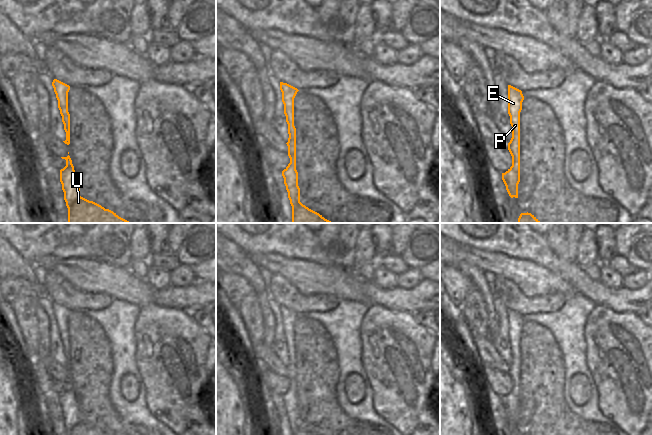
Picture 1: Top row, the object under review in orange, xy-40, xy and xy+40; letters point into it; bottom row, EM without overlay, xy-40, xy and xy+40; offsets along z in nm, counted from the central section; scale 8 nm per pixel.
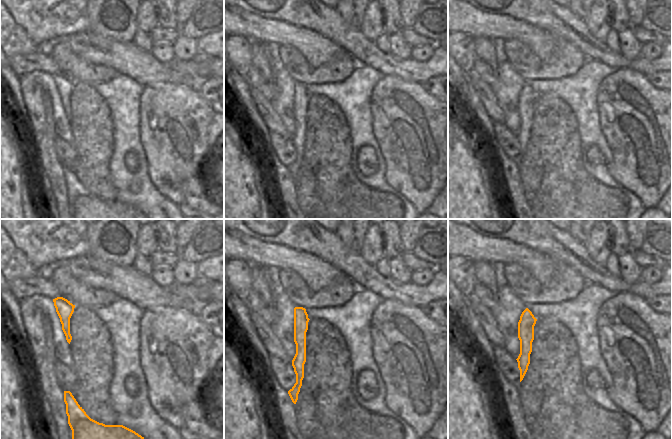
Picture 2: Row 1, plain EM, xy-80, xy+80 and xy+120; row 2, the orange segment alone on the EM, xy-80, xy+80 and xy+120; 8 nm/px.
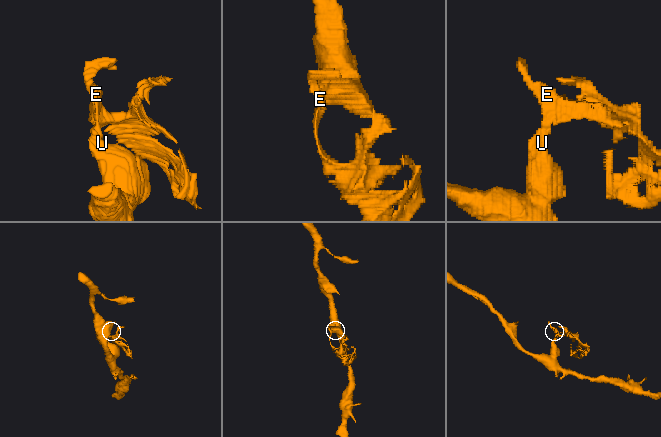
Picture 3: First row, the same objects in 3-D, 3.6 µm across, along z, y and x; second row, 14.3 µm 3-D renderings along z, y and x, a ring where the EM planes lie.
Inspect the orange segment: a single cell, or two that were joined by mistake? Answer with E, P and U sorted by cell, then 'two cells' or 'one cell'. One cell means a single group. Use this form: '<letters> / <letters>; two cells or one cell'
E P / U; two cells

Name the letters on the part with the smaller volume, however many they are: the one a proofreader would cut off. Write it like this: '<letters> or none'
E, P

